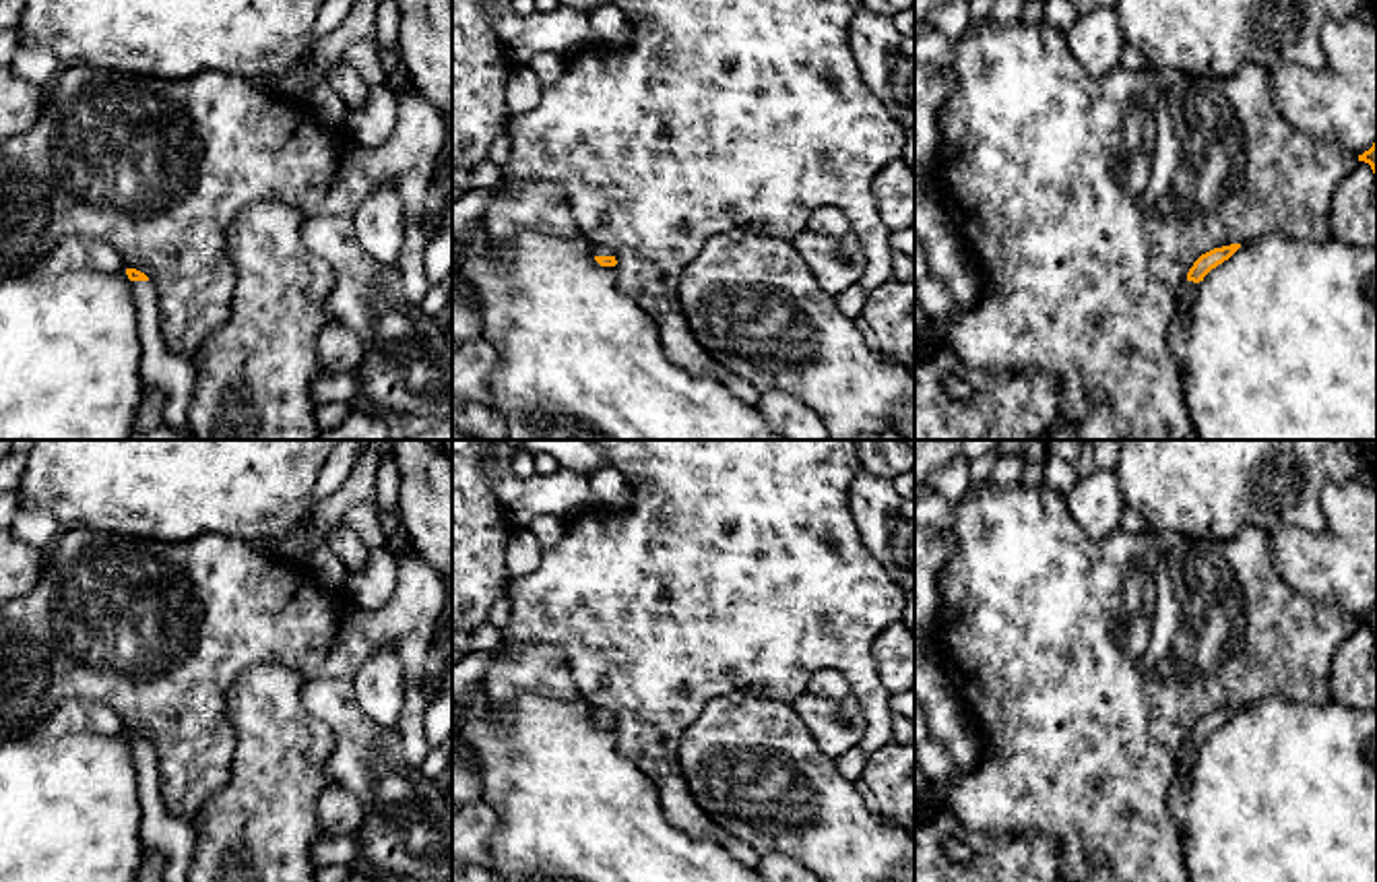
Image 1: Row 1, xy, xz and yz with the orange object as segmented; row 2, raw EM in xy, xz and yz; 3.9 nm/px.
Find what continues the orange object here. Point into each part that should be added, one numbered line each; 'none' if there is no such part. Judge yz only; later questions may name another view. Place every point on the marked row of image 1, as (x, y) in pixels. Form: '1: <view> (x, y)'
1: yz (1188, 290)

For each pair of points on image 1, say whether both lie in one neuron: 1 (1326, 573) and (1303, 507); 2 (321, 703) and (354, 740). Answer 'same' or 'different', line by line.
1: different
2: same

